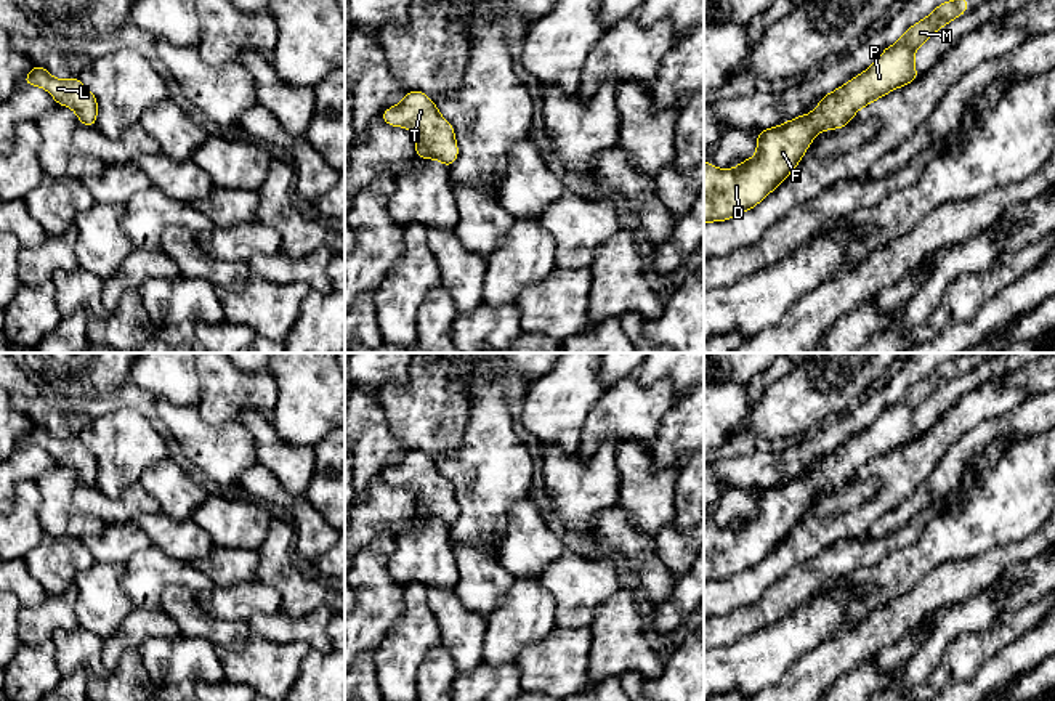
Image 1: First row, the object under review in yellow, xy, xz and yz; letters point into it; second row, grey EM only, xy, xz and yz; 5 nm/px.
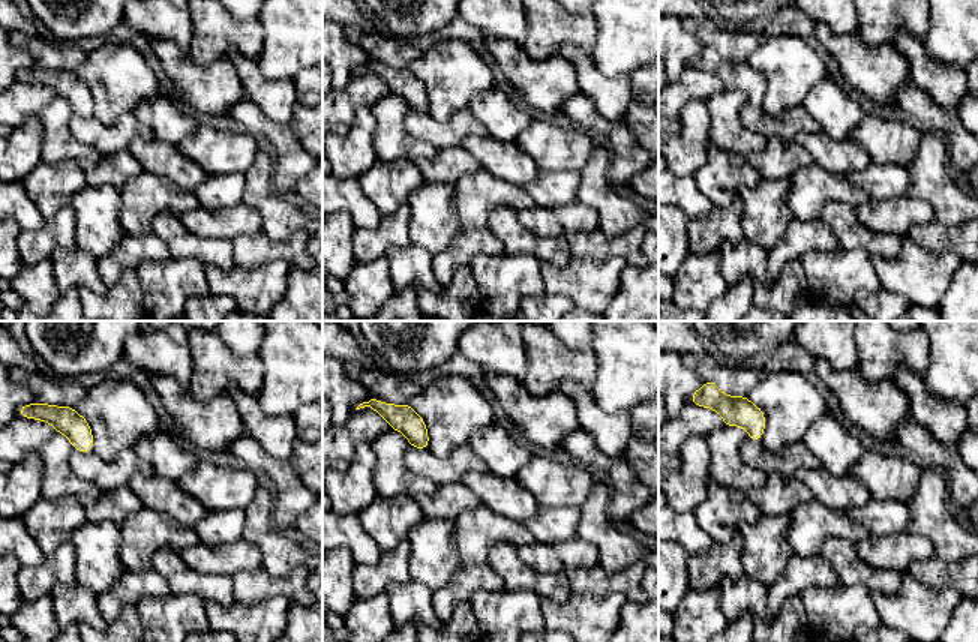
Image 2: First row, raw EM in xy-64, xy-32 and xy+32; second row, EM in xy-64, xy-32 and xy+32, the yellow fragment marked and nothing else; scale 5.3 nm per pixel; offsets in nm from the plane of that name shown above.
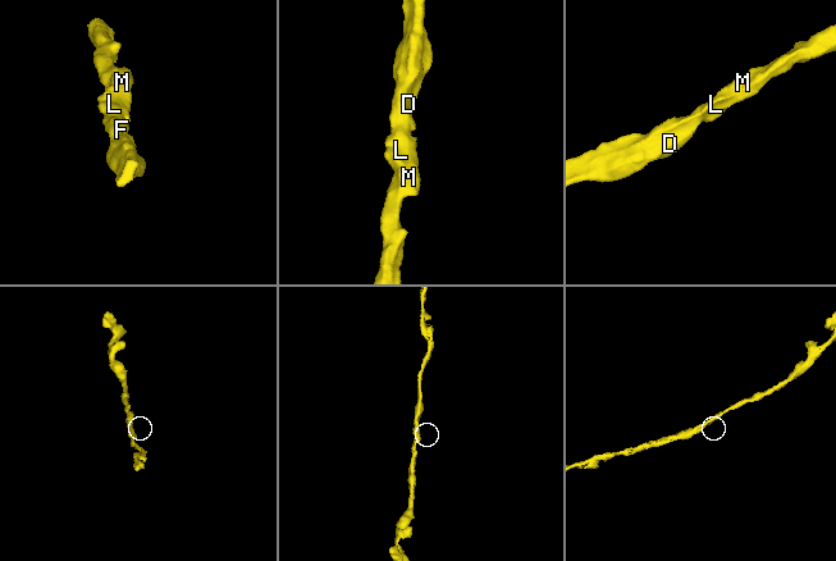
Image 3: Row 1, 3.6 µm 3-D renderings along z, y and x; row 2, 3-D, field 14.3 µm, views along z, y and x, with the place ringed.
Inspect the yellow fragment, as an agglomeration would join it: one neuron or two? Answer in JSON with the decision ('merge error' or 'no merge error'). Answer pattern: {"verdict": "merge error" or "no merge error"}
{"verdict": "no merge error"}

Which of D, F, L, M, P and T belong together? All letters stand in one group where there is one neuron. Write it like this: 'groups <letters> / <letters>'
groups D F L M P T

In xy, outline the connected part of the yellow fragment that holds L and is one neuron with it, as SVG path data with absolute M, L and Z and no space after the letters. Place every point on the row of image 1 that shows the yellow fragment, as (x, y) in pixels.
M35 64L21 83L43 87L56 99L58 106L67 106L75 111L79 124L96 127L96 96L79 80L79 77L59 80L51 77L43 66Z

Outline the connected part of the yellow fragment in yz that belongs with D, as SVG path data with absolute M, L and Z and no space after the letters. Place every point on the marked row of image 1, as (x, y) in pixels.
M968 0L938 5L930 16L907 27L895 45L885 47L863 74L824 95L813 112L762 130L755 157L728 170L704 162L704 223L726 221L754 209L800 164L819 132L843 128L858 109L917 80L916 50L967 10Z

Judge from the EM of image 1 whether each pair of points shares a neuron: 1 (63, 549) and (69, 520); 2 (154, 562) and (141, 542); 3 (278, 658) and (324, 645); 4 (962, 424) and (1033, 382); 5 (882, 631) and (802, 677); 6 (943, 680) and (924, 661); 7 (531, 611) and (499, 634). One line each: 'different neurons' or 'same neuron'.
1: different neurons
2: different neurons
3: different neurons
4: different neurons
5: same neuron
6: different neurons
7: same neuron

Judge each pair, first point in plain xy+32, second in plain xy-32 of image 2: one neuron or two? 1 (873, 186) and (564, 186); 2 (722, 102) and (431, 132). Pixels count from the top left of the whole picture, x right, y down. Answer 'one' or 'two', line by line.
1: one
2: two

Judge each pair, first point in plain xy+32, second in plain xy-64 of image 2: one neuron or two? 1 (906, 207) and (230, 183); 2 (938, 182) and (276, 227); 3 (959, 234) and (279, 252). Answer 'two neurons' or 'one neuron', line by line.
1: two neurons
2: one neuron
3: one neuron

